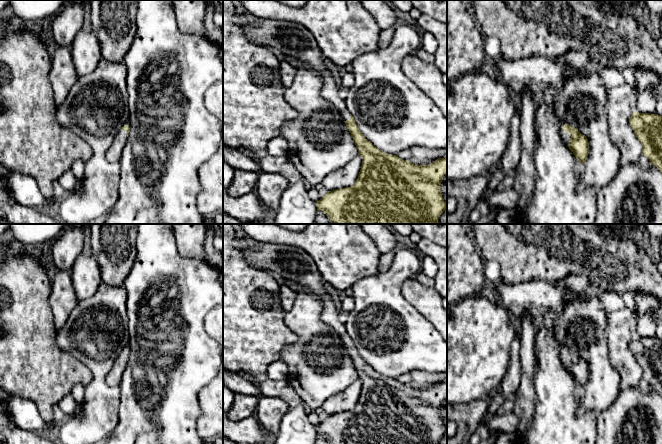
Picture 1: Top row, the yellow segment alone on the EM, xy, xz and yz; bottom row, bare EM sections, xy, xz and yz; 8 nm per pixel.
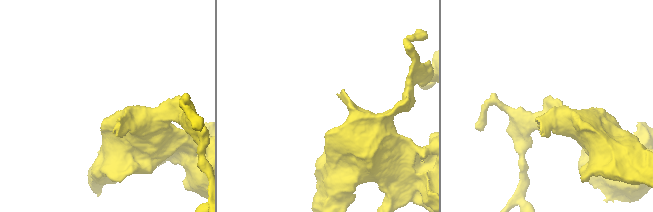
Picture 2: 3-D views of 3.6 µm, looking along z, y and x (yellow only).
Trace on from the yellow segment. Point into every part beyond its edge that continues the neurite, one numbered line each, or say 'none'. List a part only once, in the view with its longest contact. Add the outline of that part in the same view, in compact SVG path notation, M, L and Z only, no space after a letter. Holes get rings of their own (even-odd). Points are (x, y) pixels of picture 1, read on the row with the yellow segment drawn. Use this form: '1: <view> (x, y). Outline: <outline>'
1: yz (565, 136). Outline: M562 123L561 124L561 128L559 129L559 135L561 136L561 138L564 140L565 144L568 146L568 143L571 139L570 134L568 134L566 131L562 130L562 127L567 124L567 123Z

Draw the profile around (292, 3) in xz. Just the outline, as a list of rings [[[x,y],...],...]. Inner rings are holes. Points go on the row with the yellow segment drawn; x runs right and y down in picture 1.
[[[277,0],[277,1],[293,8],[300,8],[304,6],[308,0]]]

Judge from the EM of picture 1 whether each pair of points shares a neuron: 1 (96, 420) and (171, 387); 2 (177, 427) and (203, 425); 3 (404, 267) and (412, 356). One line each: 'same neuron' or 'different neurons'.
1: different neurons
2: different neurons
3: same neuron

